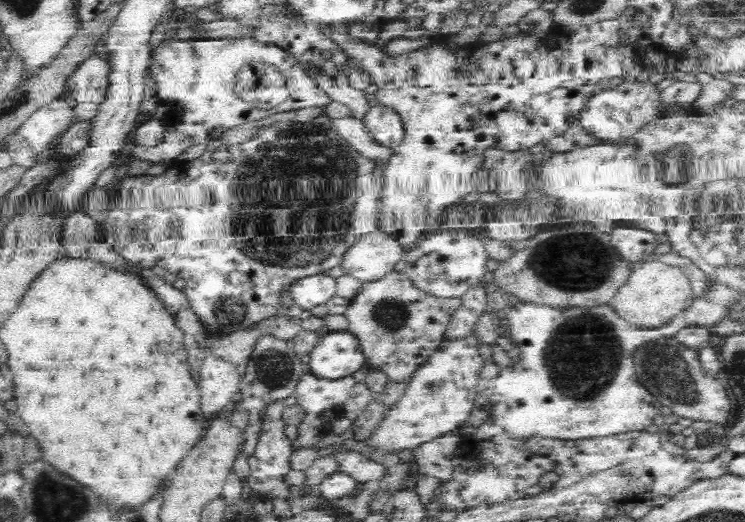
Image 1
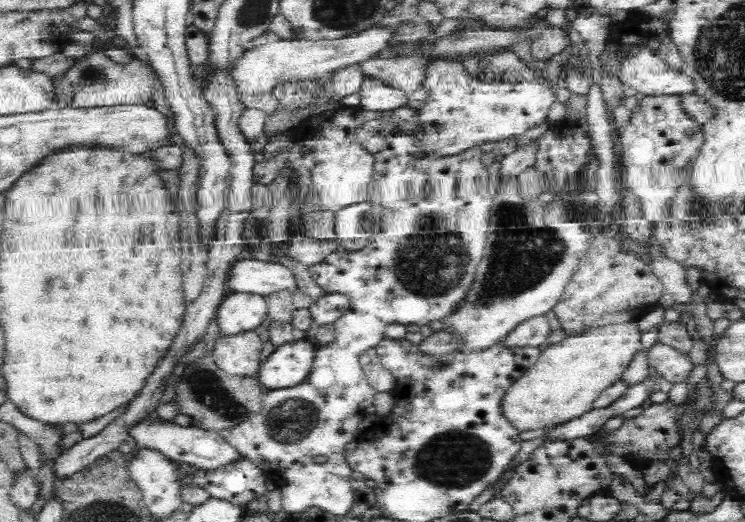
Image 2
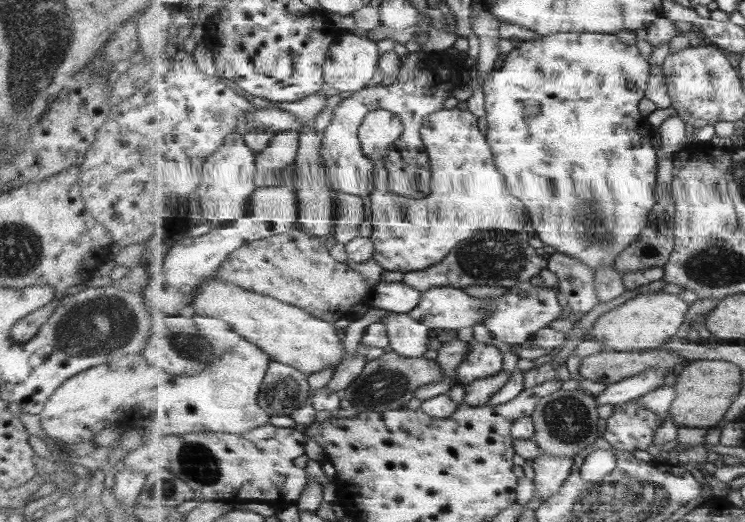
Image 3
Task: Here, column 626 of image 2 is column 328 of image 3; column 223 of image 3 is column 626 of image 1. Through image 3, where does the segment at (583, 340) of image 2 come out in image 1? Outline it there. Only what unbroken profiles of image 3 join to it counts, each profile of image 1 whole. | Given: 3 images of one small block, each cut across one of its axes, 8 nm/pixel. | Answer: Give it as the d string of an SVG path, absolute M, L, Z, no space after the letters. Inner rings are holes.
M653 257L632 268L628 281L618 290L610 305L620 318L635 324L640 332L646 333L668 325L671 318L686 308L686 300L692 297L692 284L687 274L680 267L660 262Z

